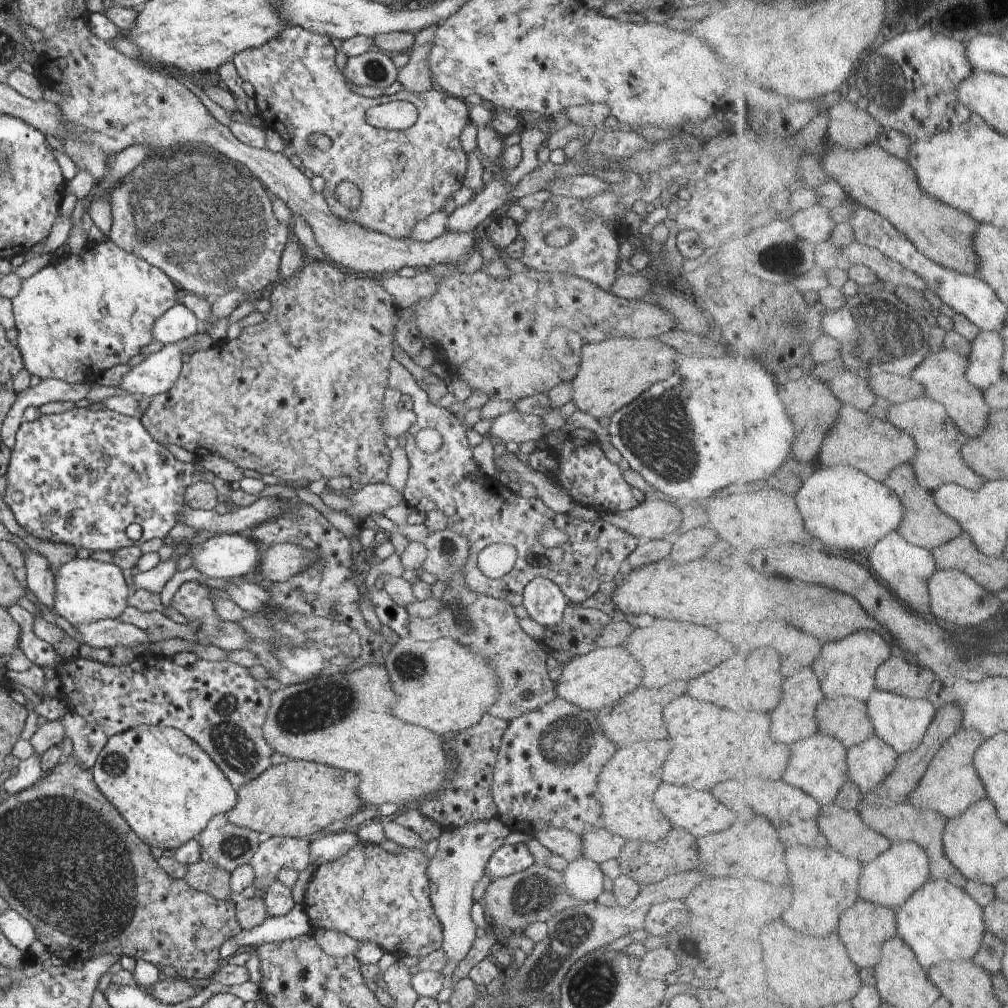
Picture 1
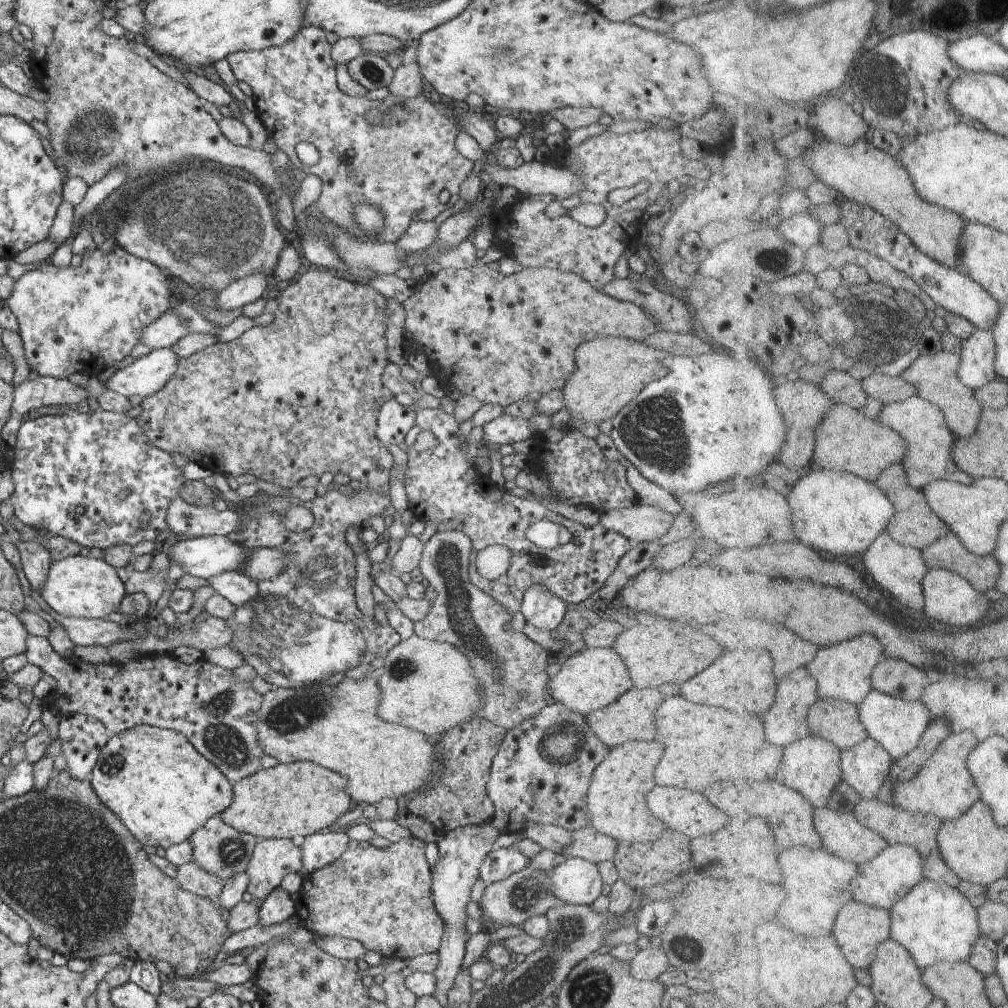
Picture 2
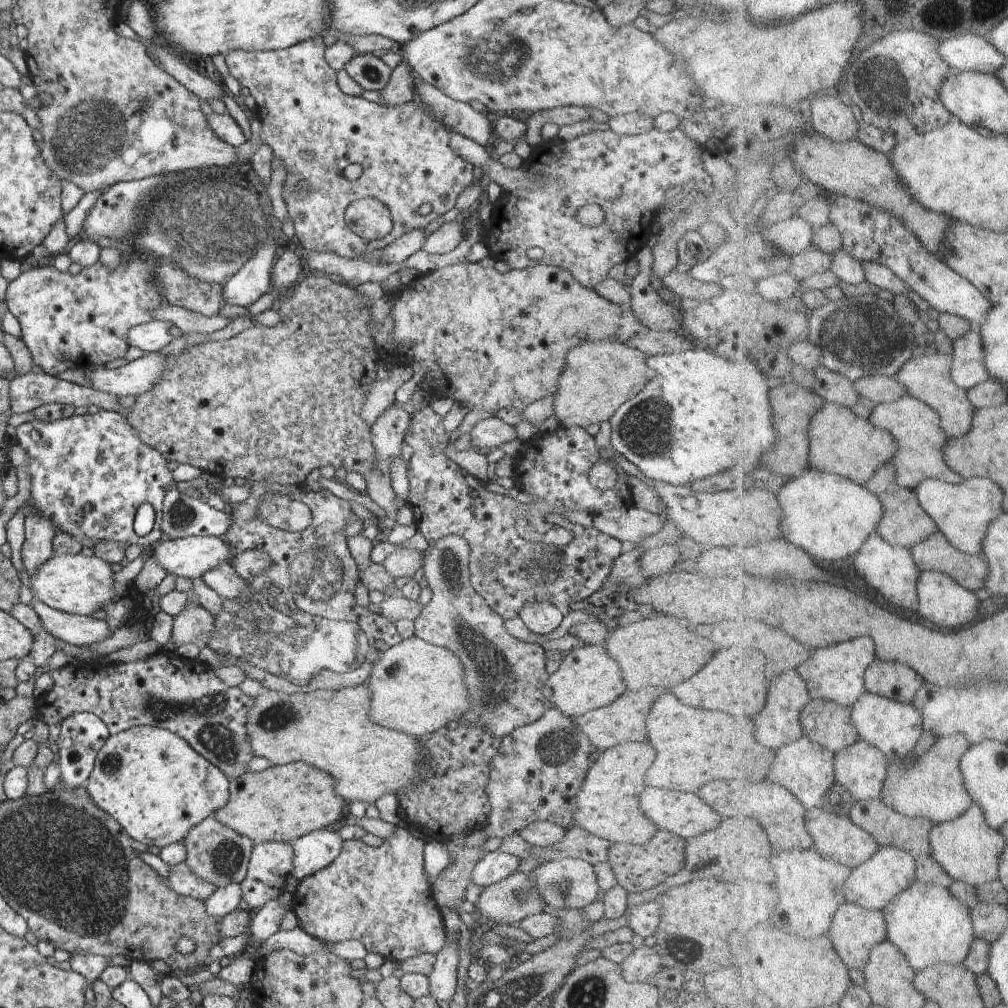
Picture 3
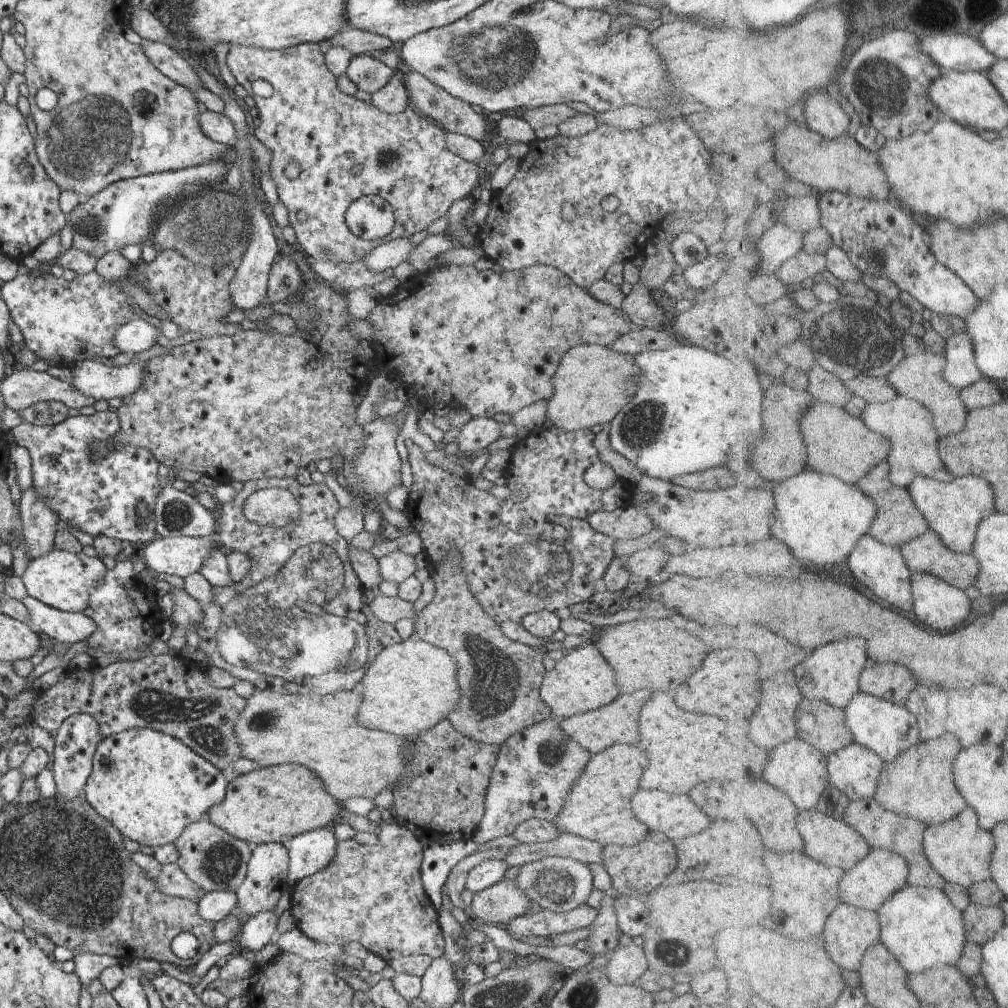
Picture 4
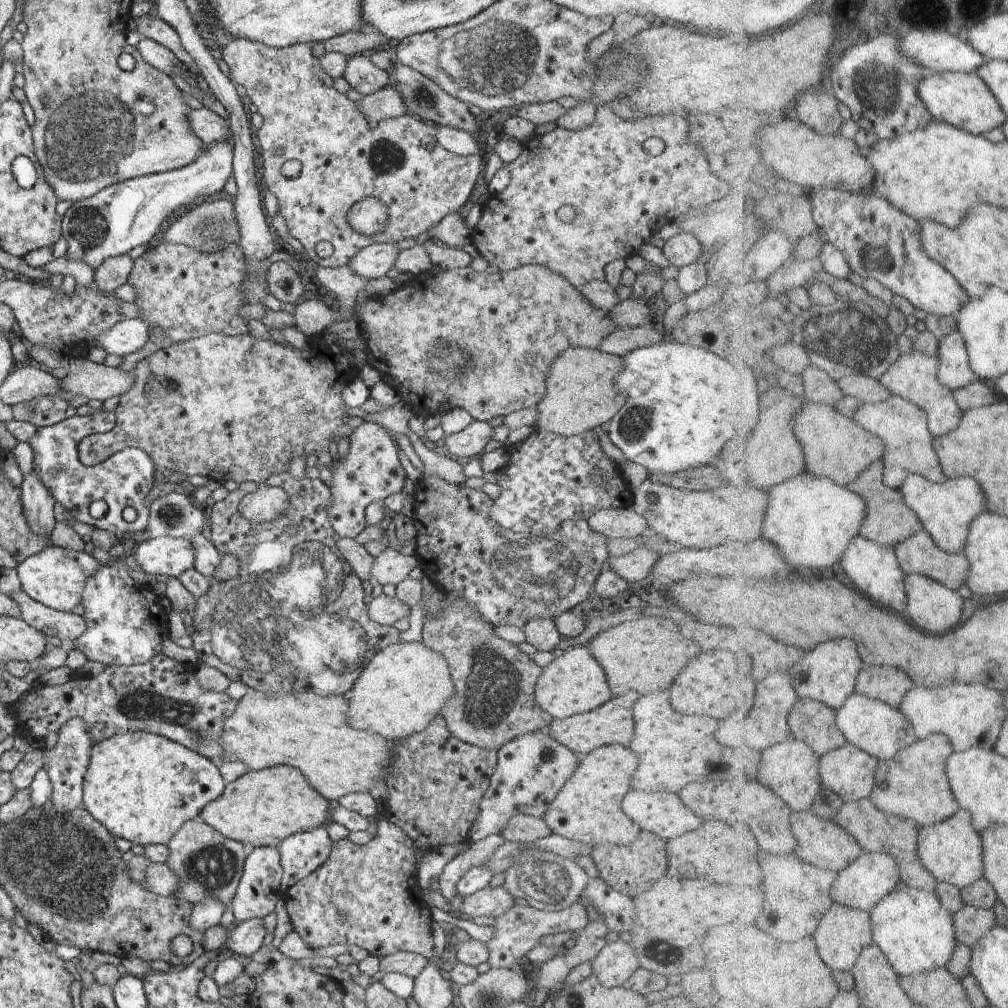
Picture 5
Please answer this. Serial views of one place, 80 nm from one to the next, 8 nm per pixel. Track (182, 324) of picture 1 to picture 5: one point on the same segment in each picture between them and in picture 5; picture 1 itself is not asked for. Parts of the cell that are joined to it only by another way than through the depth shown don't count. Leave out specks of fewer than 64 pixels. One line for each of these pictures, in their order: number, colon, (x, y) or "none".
2: (166, 330)
3: (152, 336)
4: (137, 335)
5: (128, 335)

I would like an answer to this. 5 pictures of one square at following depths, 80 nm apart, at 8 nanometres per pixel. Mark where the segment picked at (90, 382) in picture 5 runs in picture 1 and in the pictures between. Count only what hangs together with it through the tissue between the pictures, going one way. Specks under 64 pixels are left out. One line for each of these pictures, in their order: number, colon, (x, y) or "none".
1: (157, 374)
2: (149, 374)
3: (139, 376)
4: (93, 377)

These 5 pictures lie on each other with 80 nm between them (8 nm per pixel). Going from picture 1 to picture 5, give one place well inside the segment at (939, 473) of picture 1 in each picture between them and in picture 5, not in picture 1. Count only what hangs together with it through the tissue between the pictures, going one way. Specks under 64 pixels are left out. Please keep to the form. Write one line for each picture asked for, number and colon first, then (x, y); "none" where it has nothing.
2: (924, 423)
3: (918, 426)
4: (912, 425)
5: (906, 425)

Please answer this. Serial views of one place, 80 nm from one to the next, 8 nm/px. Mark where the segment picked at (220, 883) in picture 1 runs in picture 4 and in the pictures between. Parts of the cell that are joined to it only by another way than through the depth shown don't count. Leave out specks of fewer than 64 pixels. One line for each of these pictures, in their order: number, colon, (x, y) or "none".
2: (192, 877)
3: (181, 879)
4: (172, 880)

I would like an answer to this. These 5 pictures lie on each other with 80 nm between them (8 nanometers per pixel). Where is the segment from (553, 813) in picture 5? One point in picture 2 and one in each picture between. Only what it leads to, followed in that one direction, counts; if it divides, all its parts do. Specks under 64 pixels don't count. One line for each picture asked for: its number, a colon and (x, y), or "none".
2: (616, 798)
3: (607, 803)
4: (598, 808)

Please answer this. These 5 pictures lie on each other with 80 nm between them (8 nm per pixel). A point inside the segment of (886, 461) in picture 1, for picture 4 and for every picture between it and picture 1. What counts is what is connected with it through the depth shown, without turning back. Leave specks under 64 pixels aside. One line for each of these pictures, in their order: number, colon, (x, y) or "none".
2: (849, 440)
3: (843, 441)
4: (847, 447)

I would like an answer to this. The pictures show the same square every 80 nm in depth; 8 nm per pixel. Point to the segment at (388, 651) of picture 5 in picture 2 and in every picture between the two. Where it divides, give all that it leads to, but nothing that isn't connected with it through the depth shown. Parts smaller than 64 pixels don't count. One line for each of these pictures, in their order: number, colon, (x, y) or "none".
2: (430, 686)
3: (417, 687)
4: (410, 686)

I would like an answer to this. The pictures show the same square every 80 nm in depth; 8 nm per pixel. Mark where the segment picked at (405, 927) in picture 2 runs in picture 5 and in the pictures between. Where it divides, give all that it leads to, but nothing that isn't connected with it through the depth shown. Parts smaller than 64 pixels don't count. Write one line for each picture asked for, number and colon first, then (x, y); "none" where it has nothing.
3: (381, 896)
4: (373, 894)
5: (368, 896)

